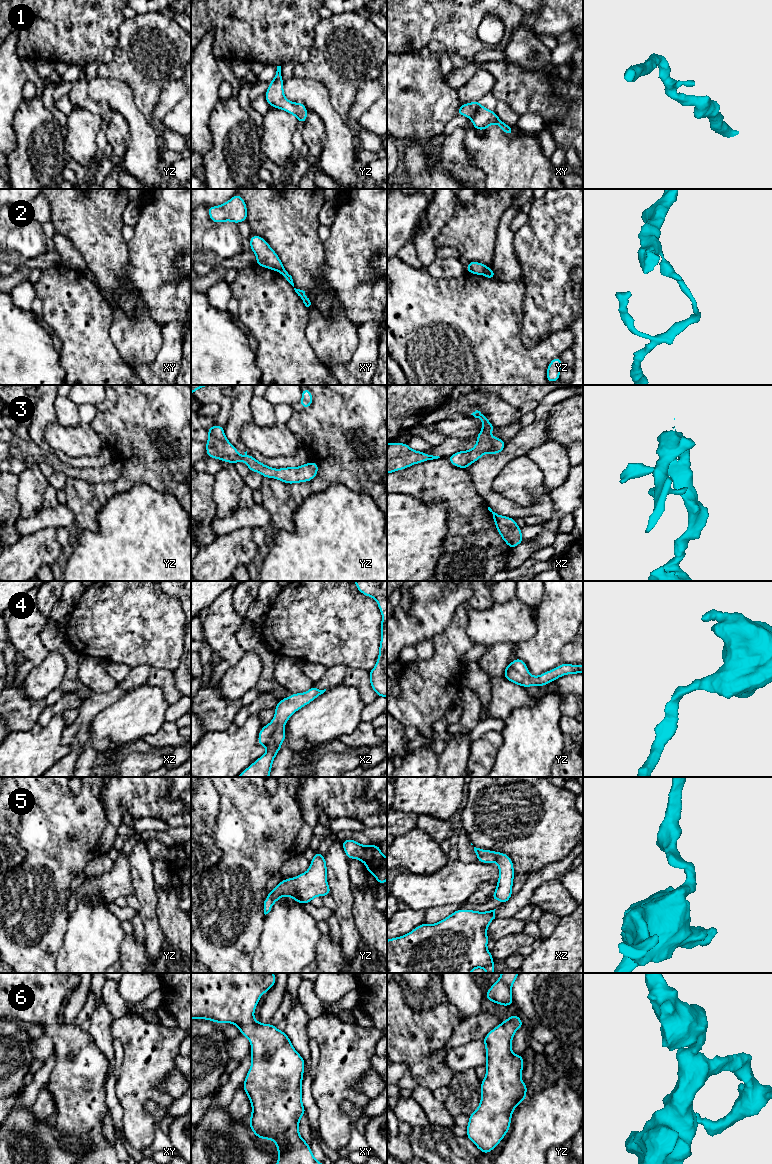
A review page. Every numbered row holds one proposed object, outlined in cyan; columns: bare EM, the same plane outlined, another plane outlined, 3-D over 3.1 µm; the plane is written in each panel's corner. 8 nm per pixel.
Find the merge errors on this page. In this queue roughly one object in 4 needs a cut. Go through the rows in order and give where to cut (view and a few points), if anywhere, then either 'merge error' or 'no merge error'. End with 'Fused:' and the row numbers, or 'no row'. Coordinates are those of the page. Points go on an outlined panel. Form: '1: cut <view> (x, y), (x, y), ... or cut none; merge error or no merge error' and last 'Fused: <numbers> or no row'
1: cut none; no merge error
2: cut yz (488, 267), (483, 274); merge error
3: cut none; no merge error
4: cut none; no merge error
5: cut none; no merge error
6: cut none; no merge error
Fused: 2

